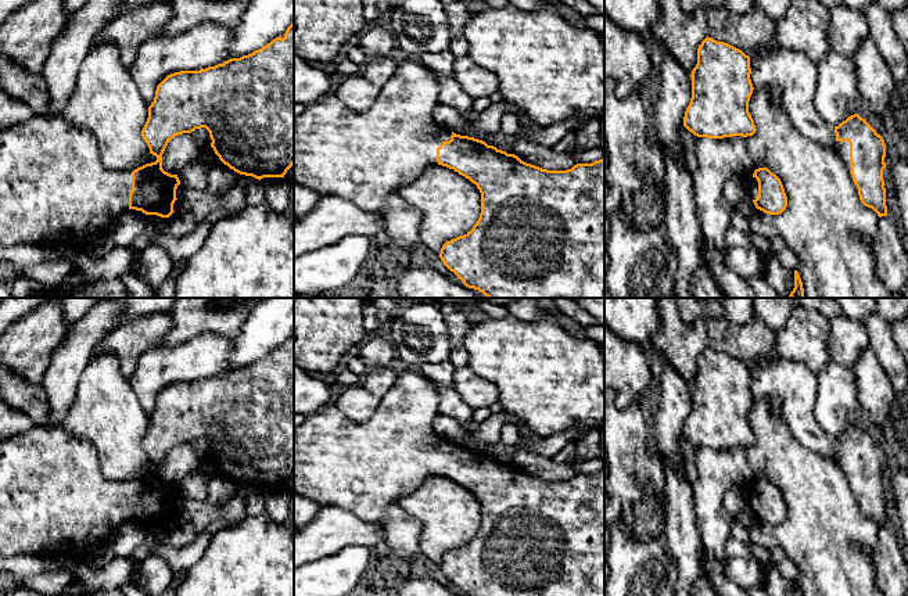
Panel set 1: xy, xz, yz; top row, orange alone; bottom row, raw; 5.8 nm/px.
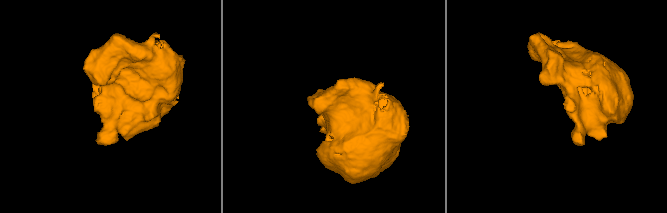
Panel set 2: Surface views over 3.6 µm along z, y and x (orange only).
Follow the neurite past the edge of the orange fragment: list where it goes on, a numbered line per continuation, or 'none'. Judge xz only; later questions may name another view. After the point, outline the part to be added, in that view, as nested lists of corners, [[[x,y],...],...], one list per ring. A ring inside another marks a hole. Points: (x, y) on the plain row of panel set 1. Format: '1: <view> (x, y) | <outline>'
1: xz (363, 469) | [[[405,371],[384,394],[377,410],[365,424],[347,419],[334,403],[308,414],[302,424],[294,426],[294,491],[320,507],[341,507],[362,520],[381,523],[391,505],[398,505],[399,498],[410,495],[430,475],[438,474],[437,459],[451,450],[452,442],[433,430],[438,407],[439,394],[434,381],[419,371]]]

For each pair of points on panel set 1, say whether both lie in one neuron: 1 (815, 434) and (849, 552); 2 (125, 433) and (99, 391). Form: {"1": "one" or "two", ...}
{"1": "two", "2": "one"}

